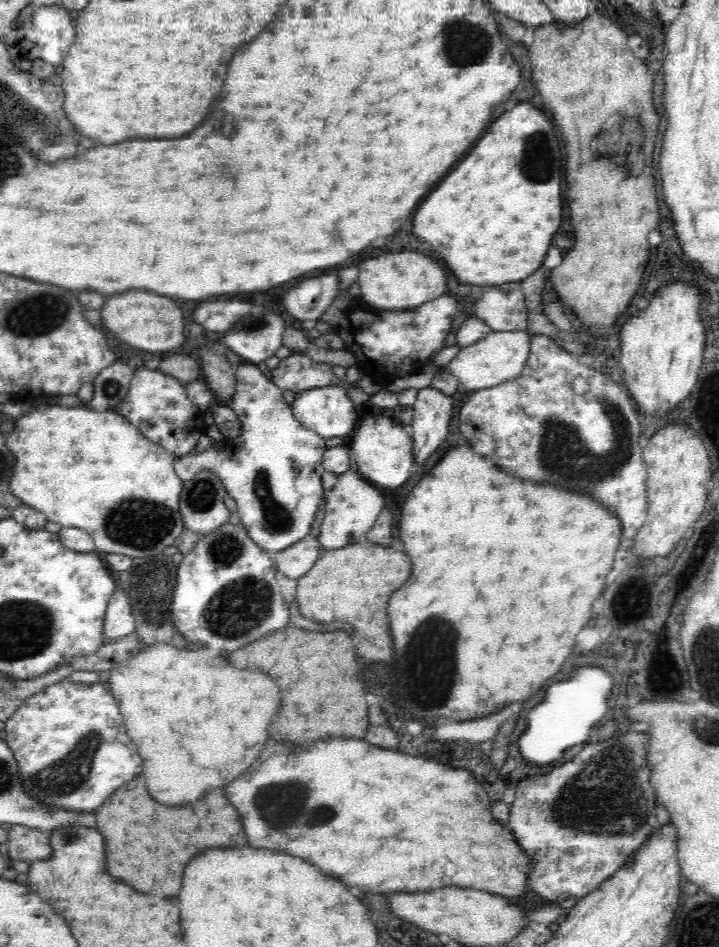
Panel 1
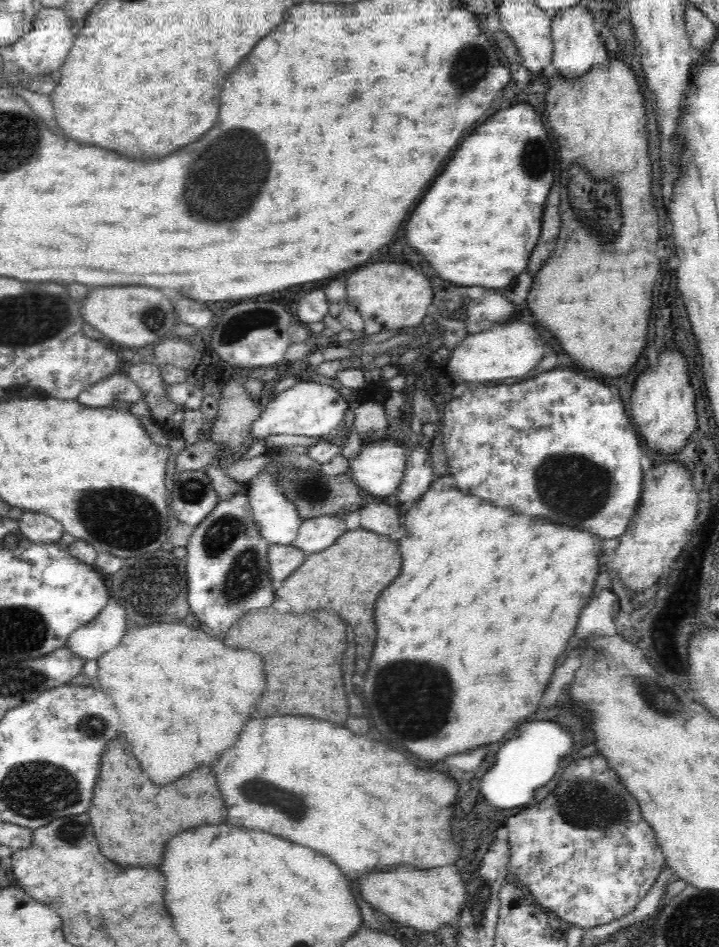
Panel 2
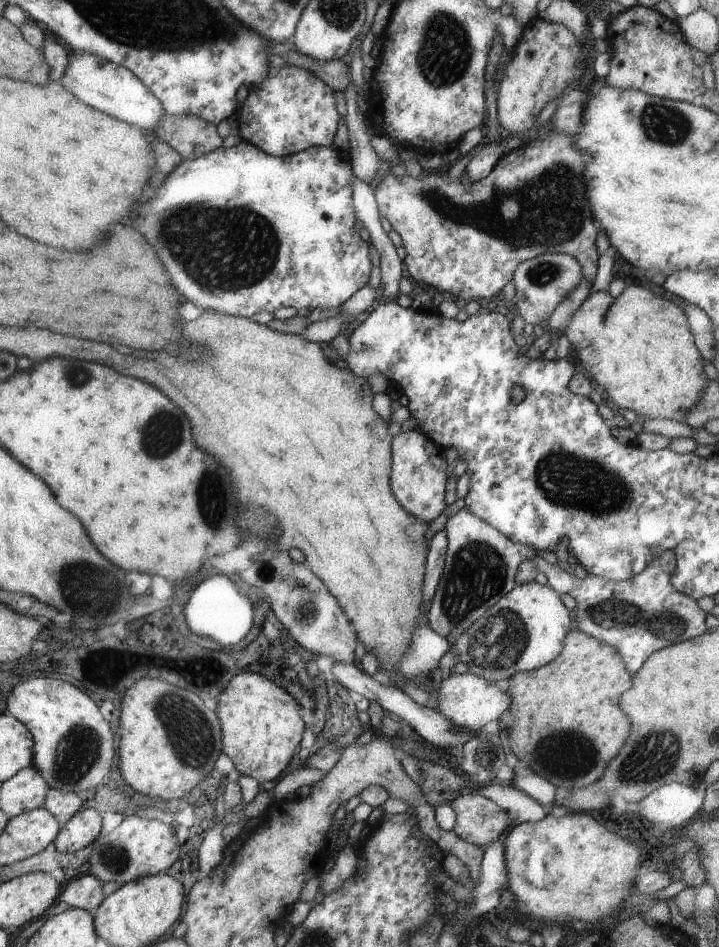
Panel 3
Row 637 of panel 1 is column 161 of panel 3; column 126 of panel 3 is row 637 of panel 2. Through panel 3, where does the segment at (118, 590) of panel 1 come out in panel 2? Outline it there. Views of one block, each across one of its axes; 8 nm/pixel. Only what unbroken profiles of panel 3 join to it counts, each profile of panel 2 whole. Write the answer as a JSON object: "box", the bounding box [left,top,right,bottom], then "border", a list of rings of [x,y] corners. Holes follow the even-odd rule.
{"box":[65,599,130,660],"border":[[[109,599],[108,604],[90,622],[84,623],[68,635],[65,648],[77,659],[98,660],[122,640],[128,625],[130,624],[127,622],[125,610],[117,602]]]}

